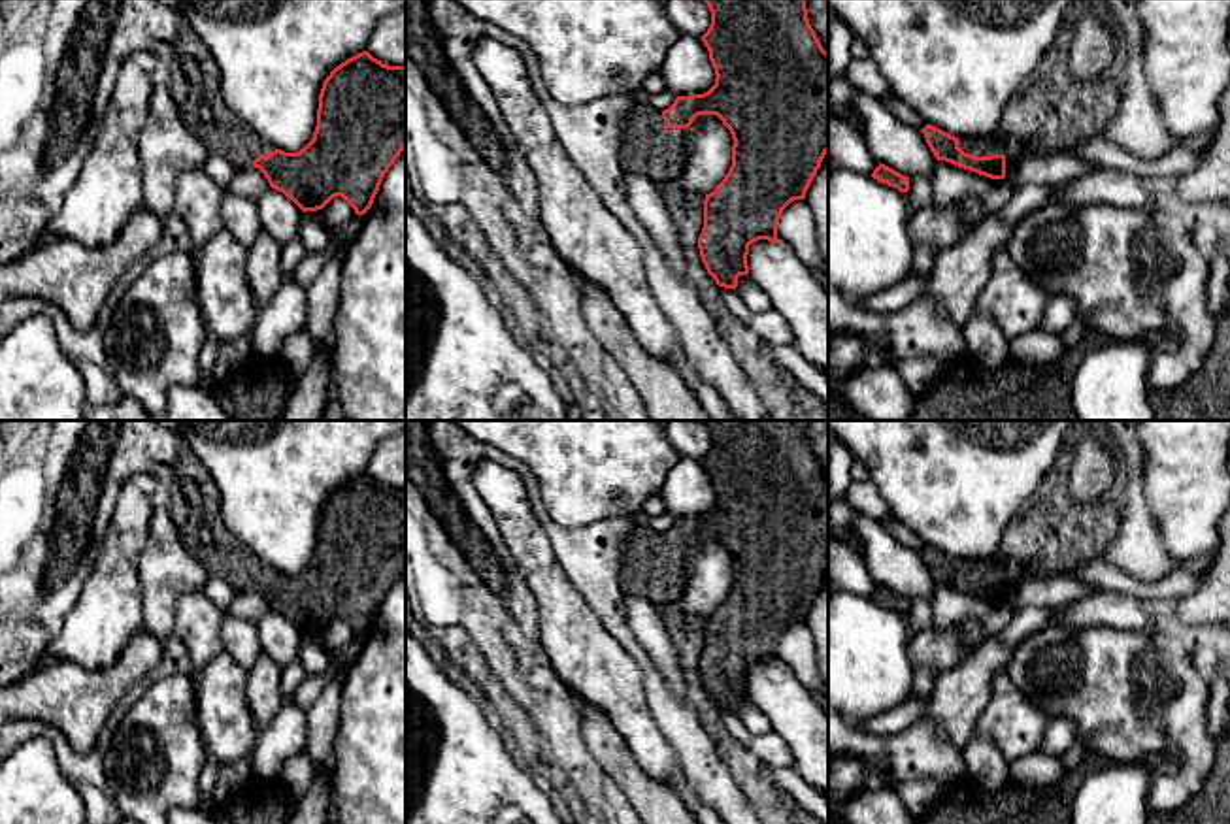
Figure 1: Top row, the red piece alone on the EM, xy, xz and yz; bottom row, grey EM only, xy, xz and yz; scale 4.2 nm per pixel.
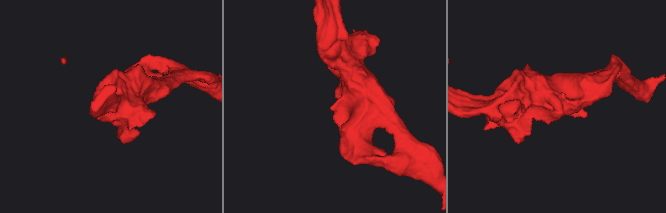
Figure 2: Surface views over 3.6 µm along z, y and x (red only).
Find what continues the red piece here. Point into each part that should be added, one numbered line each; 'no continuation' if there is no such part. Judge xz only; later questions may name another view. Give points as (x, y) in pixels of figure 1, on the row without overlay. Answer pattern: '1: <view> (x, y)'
1: xz (649, 570)

